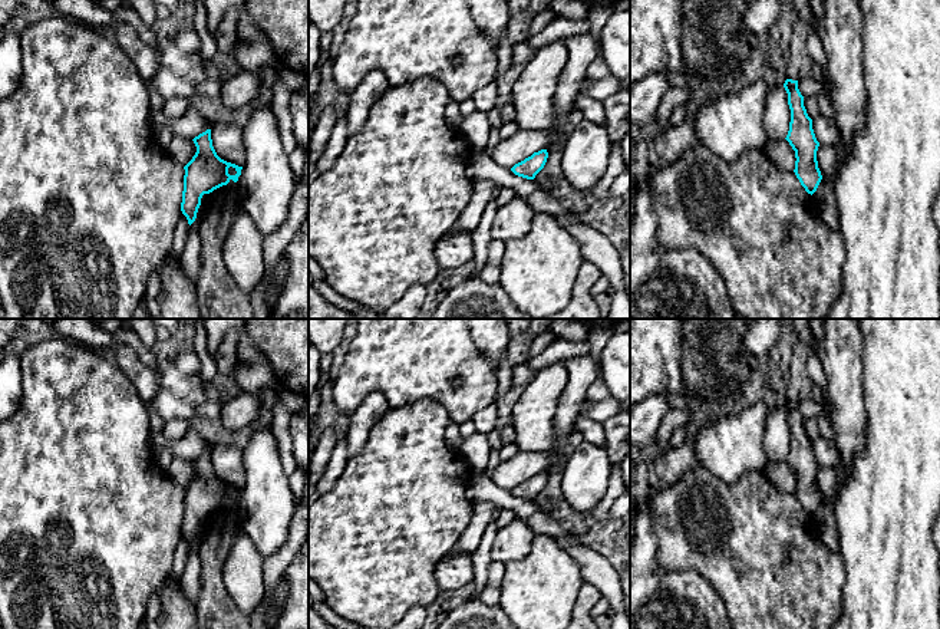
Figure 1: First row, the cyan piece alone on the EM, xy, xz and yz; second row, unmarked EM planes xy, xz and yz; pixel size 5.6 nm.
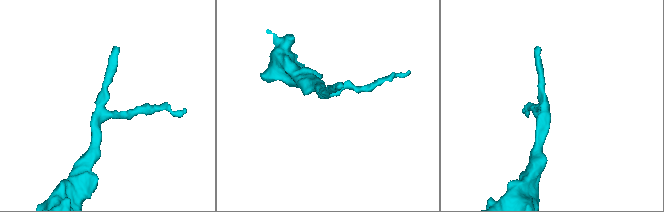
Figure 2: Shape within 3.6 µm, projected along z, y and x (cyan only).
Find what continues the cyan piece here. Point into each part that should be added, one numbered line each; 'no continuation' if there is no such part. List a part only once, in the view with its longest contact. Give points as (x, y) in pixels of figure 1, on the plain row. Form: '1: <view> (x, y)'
no continuation

